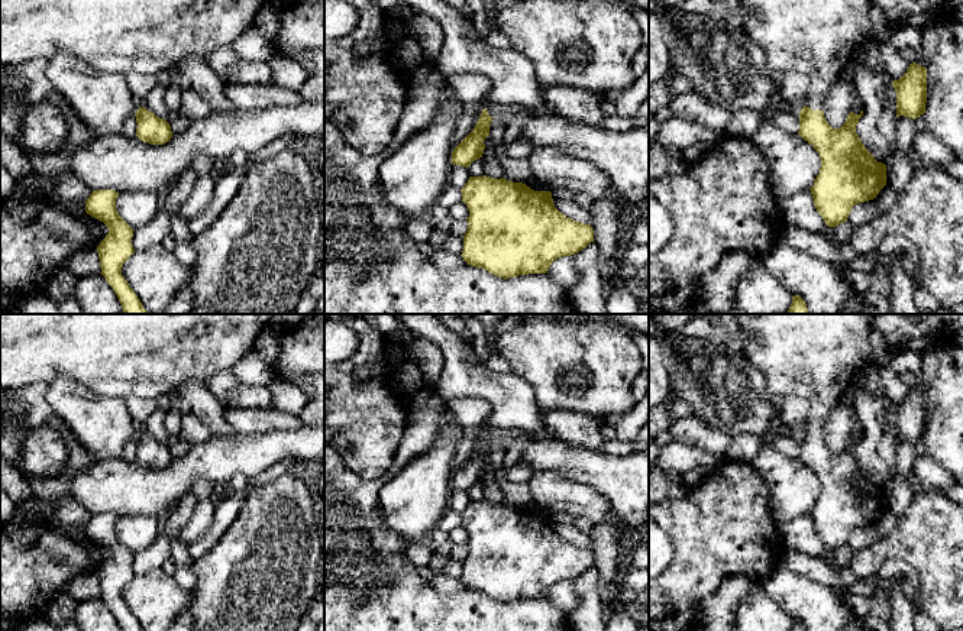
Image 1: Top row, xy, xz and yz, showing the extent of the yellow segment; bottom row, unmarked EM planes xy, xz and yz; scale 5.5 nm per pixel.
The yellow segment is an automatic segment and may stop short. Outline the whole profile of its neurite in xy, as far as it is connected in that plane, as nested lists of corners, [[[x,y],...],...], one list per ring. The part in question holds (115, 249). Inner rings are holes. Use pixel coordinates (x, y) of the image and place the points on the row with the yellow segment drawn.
[[[97,190],[85,201],[85,213],[103,221],[109,229],[97,246],[100,274],[117,295],[123,314],[149,314],[122,275],[122,266],[135,253],[135,249],[132,246],[133,229],[116,210],[117,195],[114,190]]]

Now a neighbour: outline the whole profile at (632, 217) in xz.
[[[649,200],[646,203],[637,204],[637,210],[634,211],[633,204],[627,204],[627,207],[624,208],[627,229],[642,223],[642,208],[646,206],[649,206]]]

